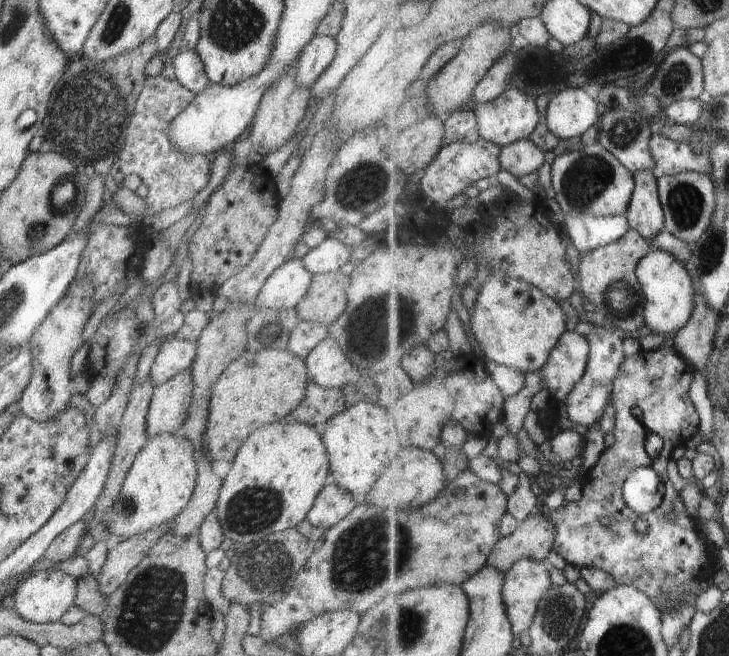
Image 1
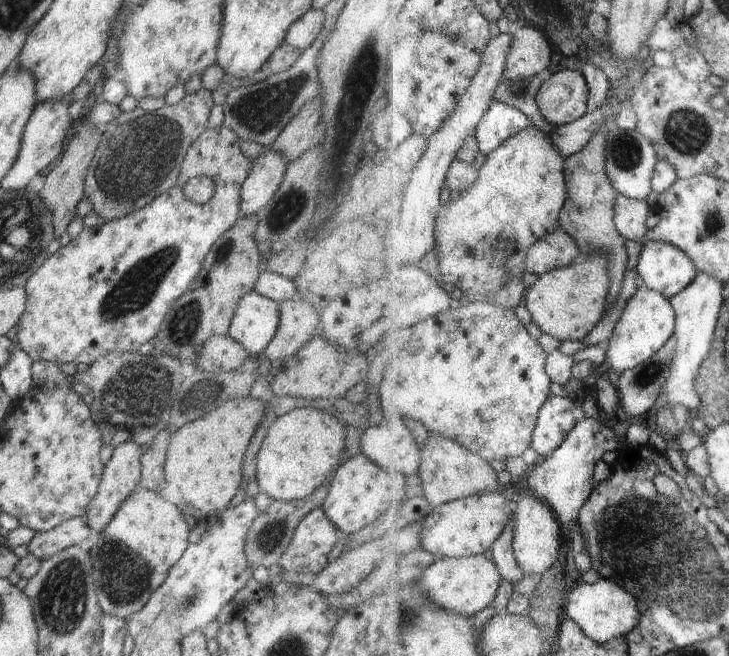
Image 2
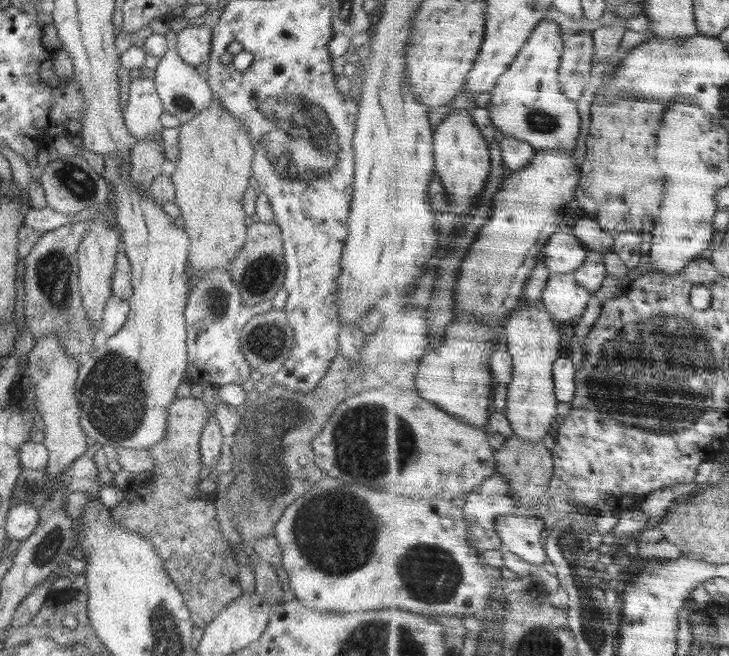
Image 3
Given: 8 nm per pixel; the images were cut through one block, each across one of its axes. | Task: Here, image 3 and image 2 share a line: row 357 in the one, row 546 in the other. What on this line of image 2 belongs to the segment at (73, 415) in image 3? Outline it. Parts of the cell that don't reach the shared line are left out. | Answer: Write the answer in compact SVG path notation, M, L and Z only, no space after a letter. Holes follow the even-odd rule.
M82 517L73 518L48 532L35 533L27 547L30 554L43 561L72 546L84 546L84 541L91 532L92 528L84 523Z

